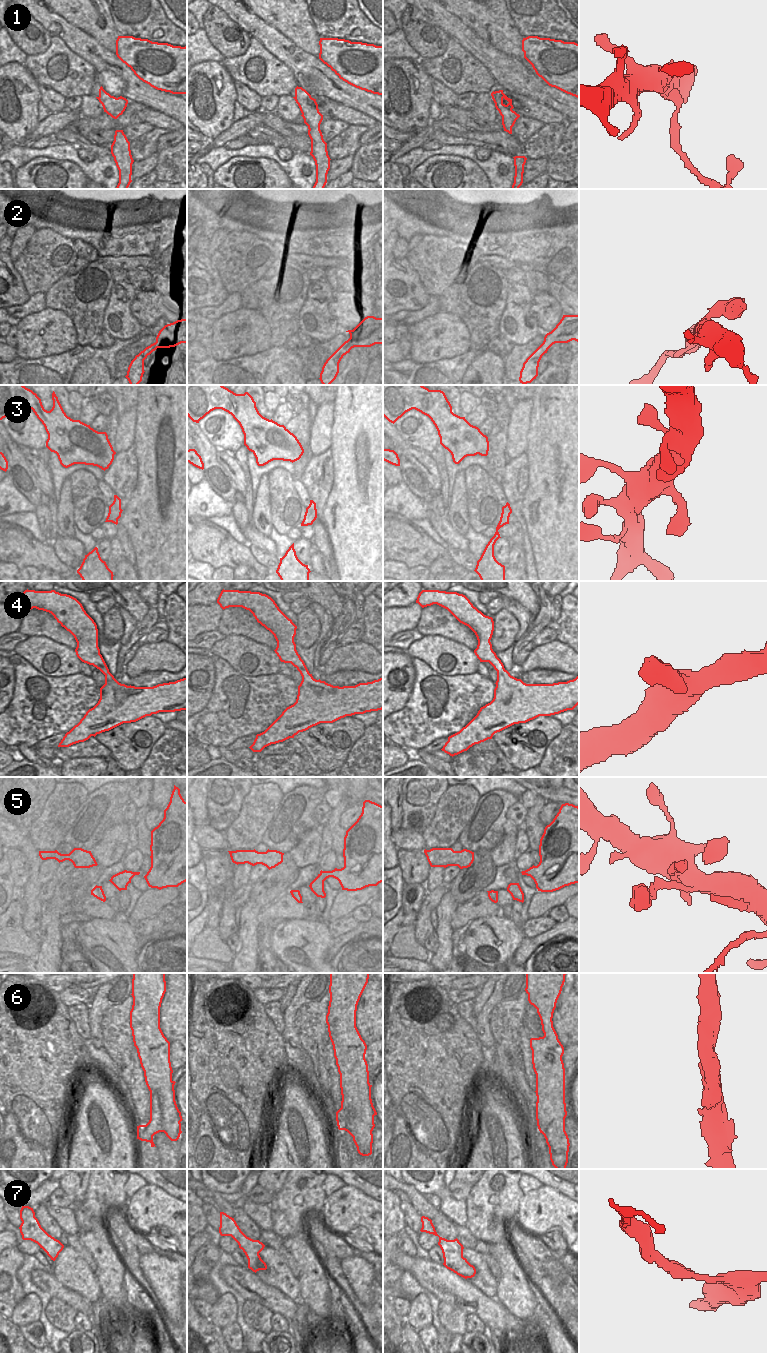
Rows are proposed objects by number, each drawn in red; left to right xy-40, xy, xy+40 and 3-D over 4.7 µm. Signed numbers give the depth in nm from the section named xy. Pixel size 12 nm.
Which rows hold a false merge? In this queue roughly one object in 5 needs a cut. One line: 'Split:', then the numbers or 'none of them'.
Split: 1

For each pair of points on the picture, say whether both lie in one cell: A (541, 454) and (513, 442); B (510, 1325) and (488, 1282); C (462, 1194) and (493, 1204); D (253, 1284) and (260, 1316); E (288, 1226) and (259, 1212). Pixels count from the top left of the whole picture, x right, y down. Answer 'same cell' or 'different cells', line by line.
A: different cells
B: different cells
C: different cells
D: different cells
E: different cells

